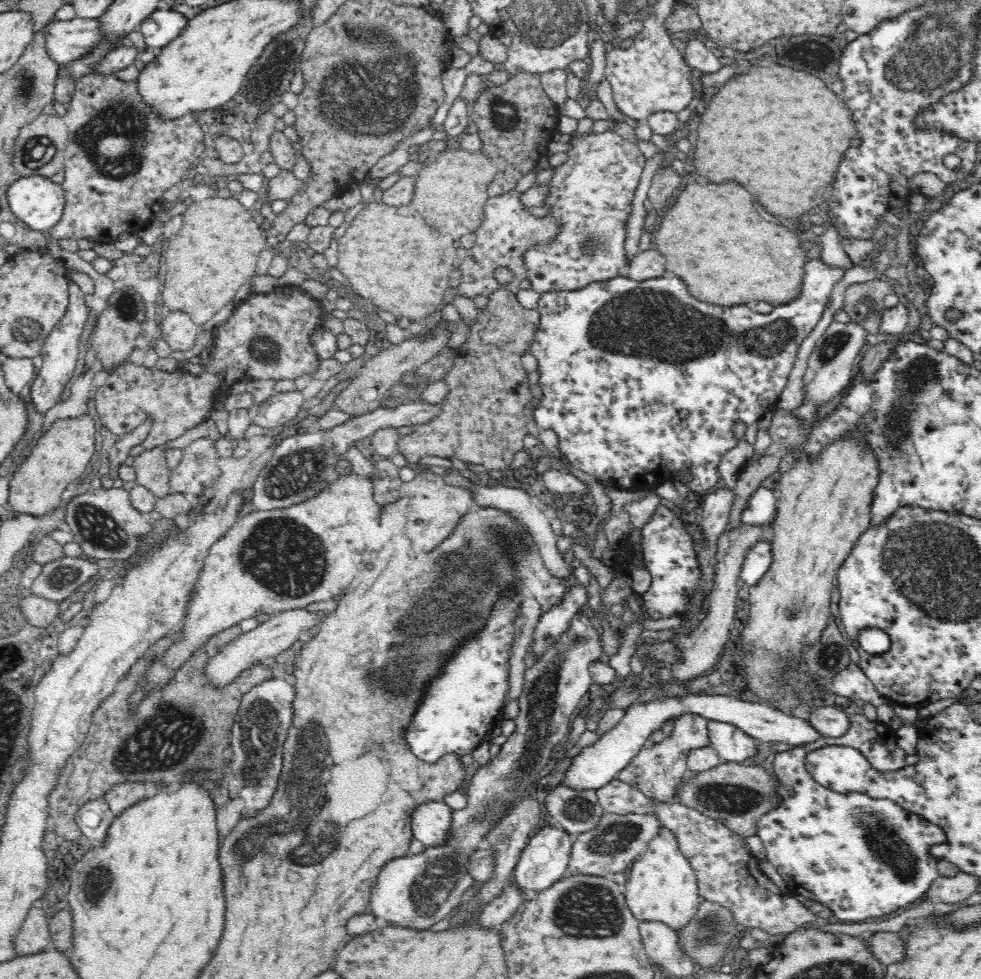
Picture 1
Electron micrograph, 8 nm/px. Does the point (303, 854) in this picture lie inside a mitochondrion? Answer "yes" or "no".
yes

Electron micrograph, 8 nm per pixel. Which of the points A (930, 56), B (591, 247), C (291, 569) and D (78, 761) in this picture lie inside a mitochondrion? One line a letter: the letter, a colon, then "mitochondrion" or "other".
A: mitochondrion
B: mitochondrion
C: mitochondrion
D: other

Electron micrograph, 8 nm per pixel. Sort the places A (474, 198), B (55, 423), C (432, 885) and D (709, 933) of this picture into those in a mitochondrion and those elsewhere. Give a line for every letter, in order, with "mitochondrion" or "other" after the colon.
A: other
B: other
C: mitochondrion
D: mitochondrion

